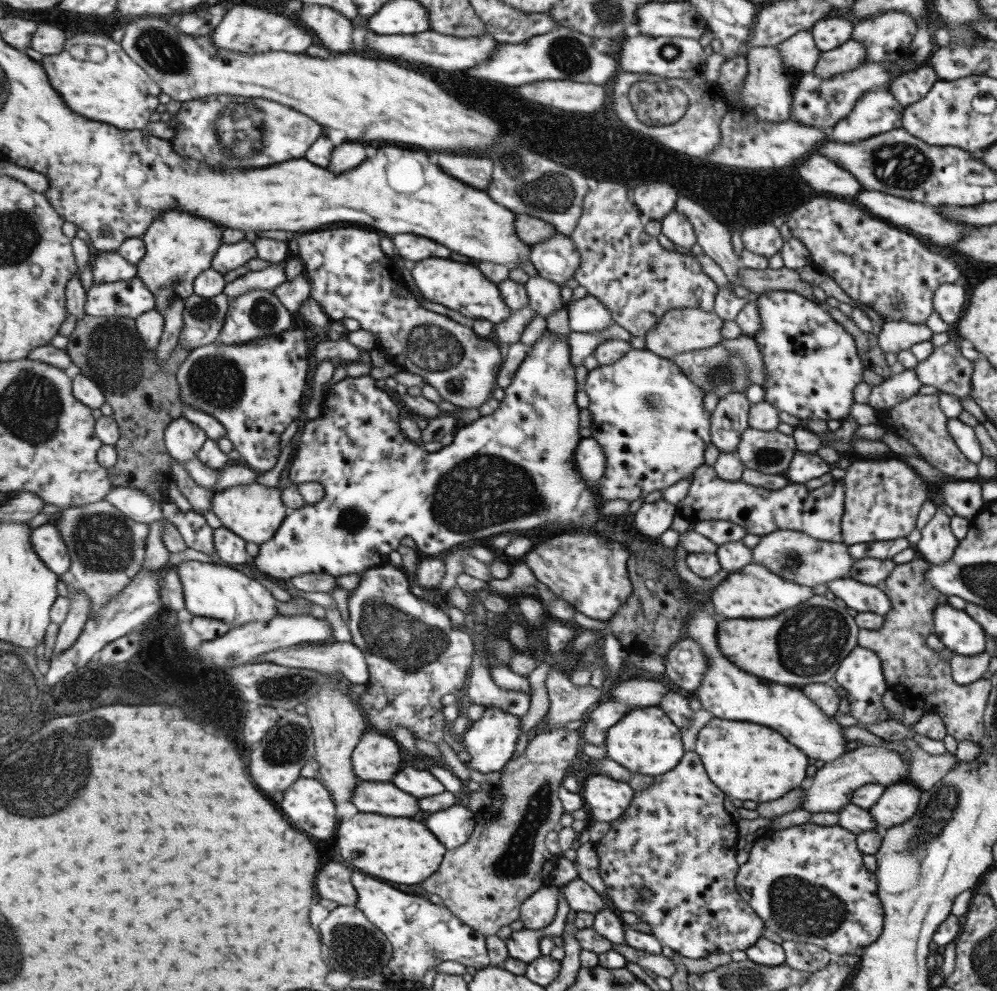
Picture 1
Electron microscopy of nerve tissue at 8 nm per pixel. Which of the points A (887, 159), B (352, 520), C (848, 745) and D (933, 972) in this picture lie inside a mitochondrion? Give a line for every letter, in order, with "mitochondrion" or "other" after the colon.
A: mitochondrion
B: mitochondrion
C: other
D: other

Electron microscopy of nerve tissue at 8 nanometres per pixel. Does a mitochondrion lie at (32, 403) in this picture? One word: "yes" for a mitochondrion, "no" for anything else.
yes

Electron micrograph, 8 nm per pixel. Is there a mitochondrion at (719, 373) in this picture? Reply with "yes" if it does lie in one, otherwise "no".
yes

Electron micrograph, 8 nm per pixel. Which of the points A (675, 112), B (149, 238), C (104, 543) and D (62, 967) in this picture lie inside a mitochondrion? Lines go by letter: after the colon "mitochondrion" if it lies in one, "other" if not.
A: mitochondrion
B: other
C: mitochondrion
D: other

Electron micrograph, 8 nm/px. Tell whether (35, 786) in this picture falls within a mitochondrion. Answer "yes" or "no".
yes

